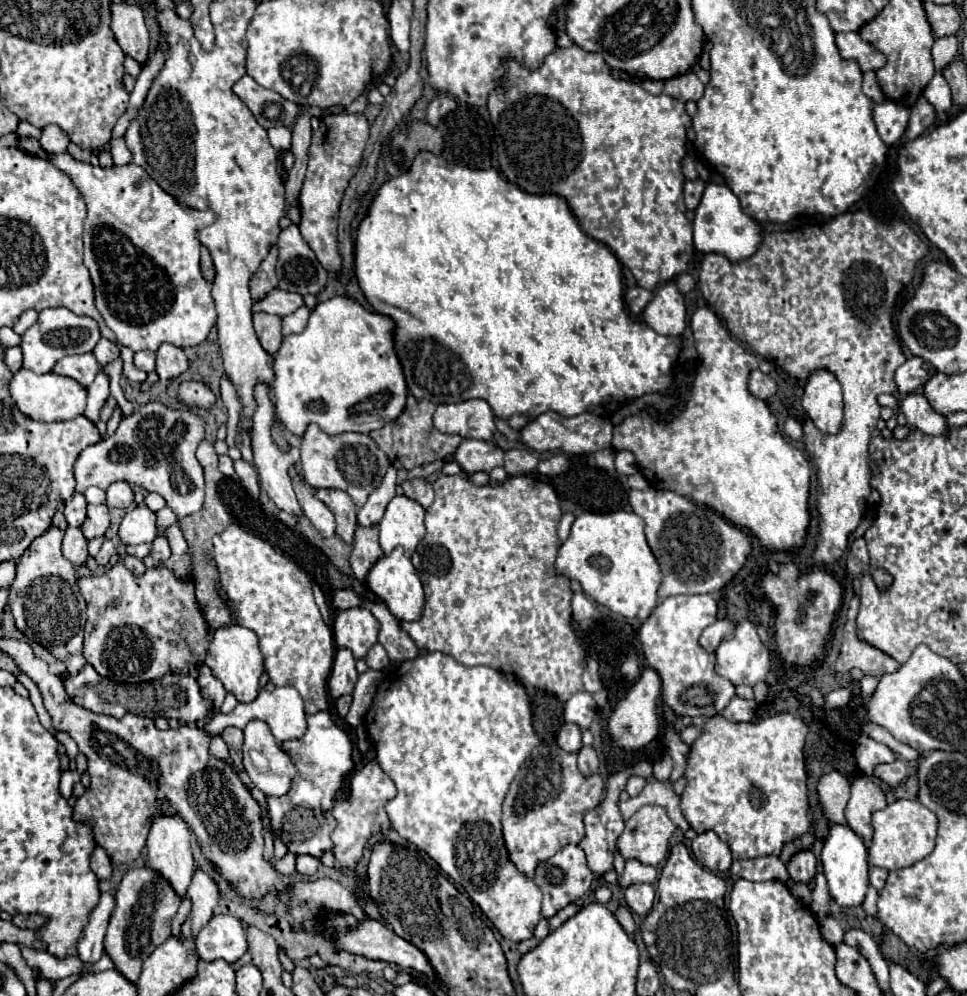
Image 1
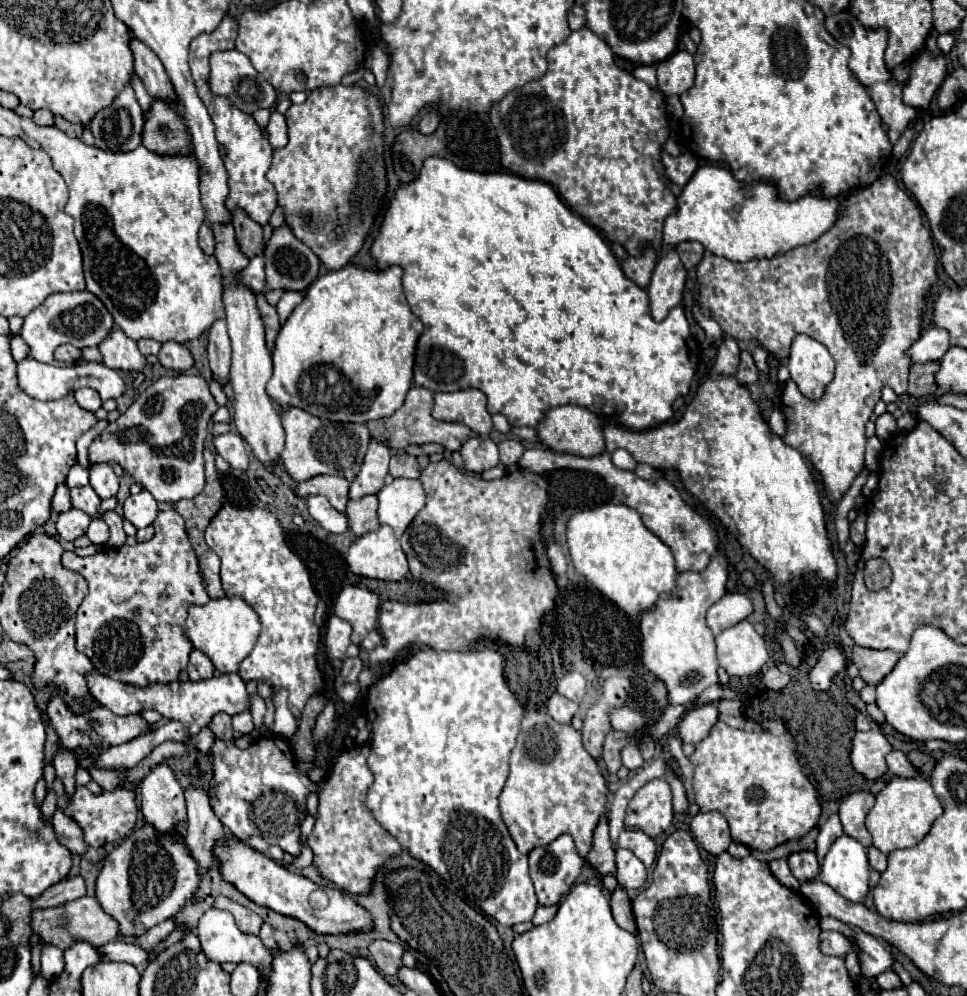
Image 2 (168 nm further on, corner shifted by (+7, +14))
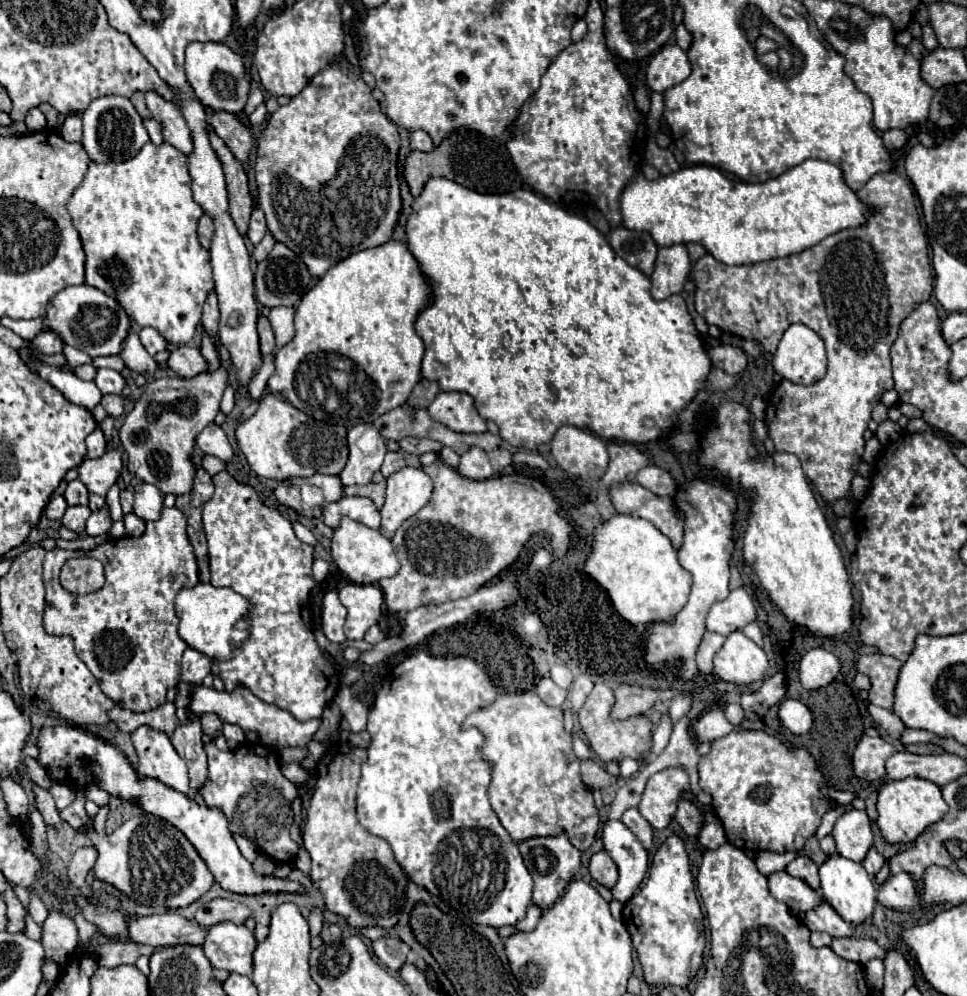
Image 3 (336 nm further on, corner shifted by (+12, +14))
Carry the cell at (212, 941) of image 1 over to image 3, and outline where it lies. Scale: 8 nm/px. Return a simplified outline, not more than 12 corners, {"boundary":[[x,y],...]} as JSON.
{"boundary":[[234,922],[204,930],[214,968],[252,974],[252,930]]}

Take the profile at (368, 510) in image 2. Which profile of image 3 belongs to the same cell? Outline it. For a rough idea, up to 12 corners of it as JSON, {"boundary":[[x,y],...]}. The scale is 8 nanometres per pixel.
{"boundary":[[386,484],[346,486],[346,496],[366,496],[380,508]]}

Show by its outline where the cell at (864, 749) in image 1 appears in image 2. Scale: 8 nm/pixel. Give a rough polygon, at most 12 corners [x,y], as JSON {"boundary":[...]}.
{"boundary":[[881,730],[857,732],[853,768],[867,780],[887,772],[891,752]]}

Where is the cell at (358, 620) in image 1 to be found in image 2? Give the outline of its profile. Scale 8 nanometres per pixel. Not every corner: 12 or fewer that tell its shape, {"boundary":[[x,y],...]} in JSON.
{"boundary":[[347,586],[335,614],[351,622],[359,644],[377,628],[379,596]]}

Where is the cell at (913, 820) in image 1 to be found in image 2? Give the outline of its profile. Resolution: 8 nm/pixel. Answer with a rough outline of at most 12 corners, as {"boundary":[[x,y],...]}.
{"boundary":[[893,778],[867,814],[885,854],[919,844],[943,812],[929,780]]}

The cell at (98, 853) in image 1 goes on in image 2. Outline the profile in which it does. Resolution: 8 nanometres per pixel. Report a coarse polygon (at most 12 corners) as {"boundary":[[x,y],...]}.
{"boundary":[[61,808],[51,824],[57,840],[73,854],[83,854],[87,844],[77,822]]}

